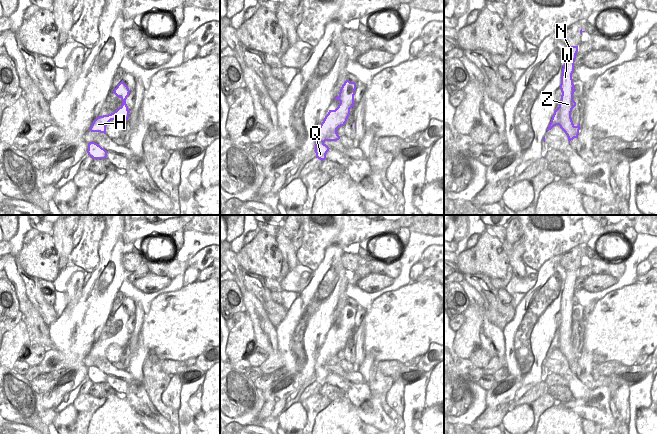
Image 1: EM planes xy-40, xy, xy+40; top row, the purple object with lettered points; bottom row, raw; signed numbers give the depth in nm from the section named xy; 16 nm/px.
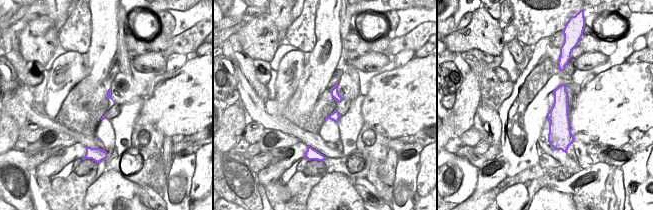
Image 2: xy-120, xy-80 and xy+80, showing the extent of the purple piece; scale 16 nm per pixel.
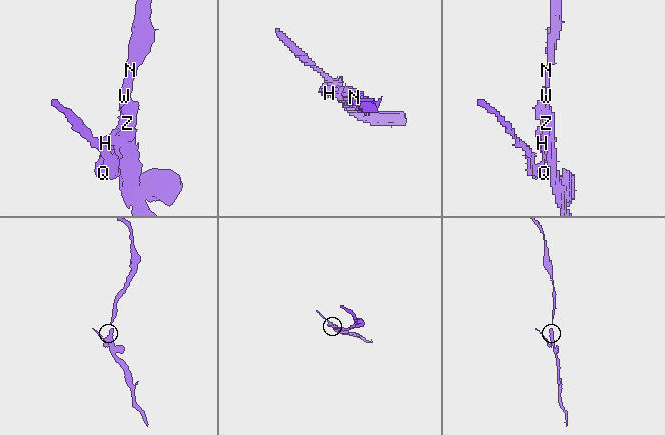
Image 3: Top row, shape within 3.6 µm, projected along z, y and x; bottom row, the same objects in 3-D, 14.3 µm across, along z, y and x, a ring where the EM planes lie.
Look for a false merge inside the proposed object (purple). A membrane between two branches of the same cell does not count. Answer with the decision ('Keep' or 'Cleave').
Cleave.

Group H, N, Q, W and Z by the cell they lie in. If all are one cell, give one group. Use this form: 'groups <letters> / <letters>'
groups H Q / N W Z

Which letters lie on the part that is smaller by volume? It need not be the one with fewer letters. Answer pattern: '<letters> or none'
H, Q

